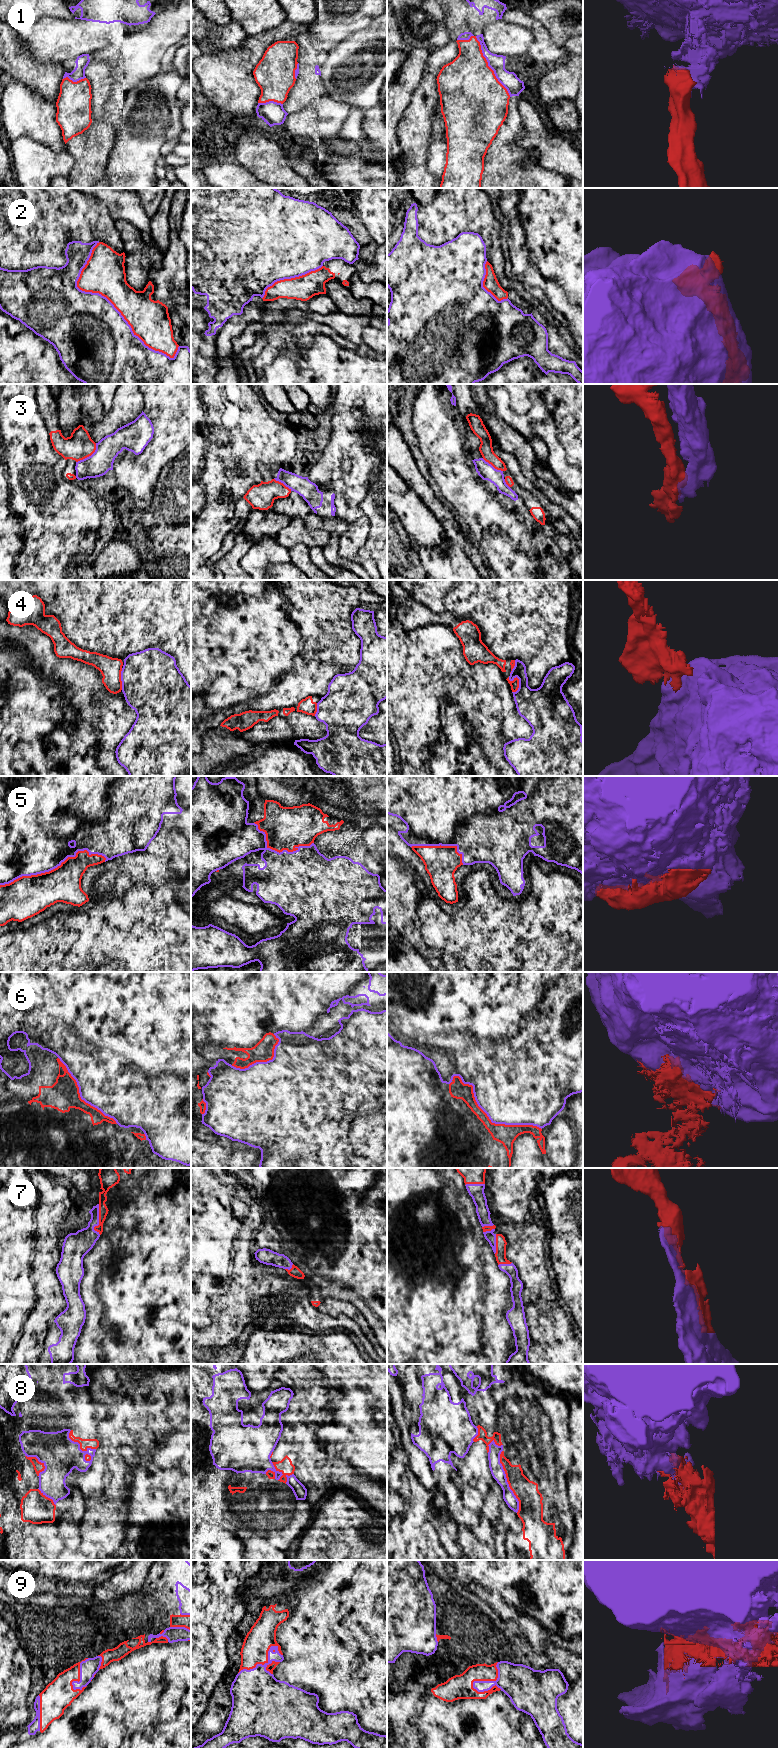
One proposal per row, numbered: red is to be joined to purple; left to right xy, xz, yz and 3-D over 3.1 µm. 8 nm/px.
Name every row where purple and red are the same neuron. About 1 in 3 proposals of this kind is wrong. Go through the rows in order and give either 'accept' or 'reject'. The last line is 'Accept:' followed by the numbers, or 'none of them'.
1: reject
2: reject
3: reject
4: reject
5: accept
6: reject
7: accept
8: reject
9: reject
Accept: 5, 7

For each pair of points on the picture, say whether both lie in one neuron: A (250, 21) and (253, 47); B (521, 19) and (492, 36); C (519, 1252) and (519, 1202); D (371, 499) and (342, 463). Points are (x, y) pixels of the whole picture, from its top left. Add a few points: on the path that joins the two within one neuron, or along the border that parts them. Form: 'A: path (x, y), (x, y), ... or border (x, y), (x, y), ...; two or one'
A: border (274, 27), (249, 36); two
B: border (502, 18), (507, 22), (520, 24), (525, 28); two
C: border (528, 1219), (523, 1223), (505, 1221); two
D: border (369, 491), (360, 503), (360, 509), (367, 517); two

